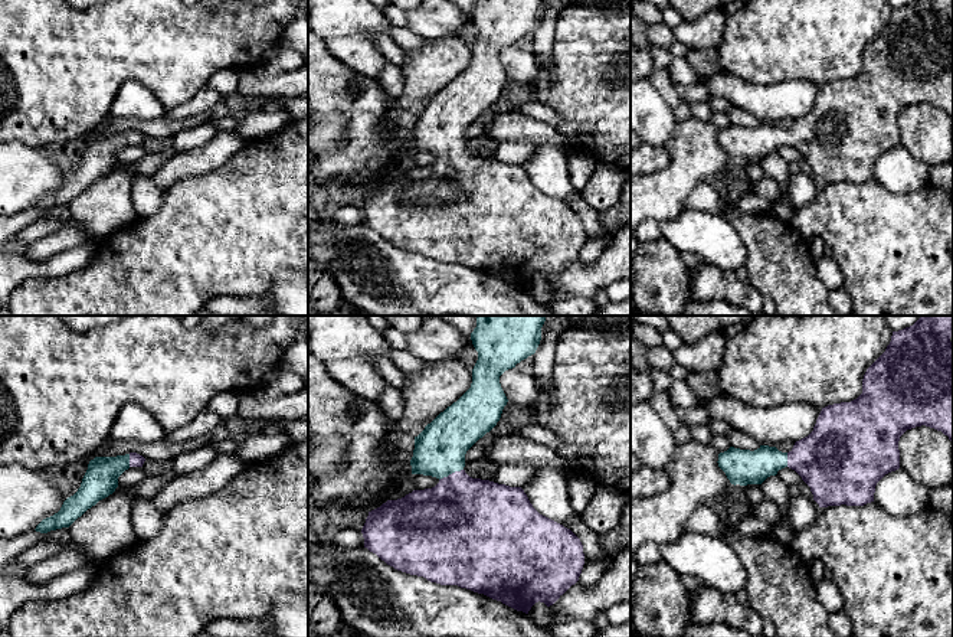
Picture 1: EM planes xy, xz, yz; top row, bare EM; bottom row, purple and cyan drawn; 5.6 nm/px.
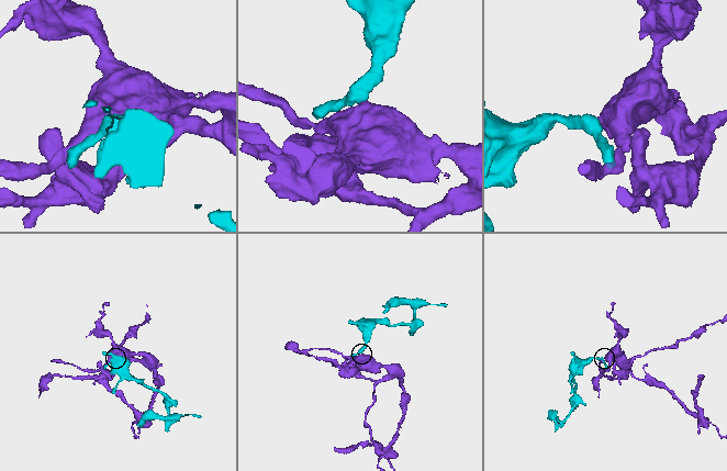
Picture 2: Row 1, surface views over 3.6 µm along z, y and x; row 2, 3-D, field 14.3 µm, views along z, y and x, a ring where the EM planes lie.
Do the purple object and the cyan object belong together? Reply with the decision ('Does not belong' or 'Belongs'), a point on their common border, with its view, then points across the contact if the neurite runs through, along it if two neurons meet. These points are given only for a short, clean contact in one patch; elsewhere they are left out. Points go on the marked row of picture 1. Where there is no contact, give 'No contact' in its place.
Belongs. Touches purple at xz (452, 473). Path across: xz (461, 516), (452, 473), (439, 450)

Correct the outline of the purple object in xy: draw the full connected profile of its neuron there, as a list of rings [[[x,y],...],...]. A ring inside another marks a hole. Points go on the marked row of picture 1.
[[[137,453],[117,457],[95,457],[89,461],[78,491],[63,502],[58,513],[43,519],[35,530],[48,533],[69,527],[88,509],[115,491],[118,477],[125,470],[130,467],[143,467],[144,461],[145,458]]]

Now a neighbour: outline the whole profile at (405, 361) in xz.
[[[397,349],[392,350],[389,359],[393,362],[394,366],[397,366],[406,375],[419,373],[428,363],[407,350],[397,350]]]

